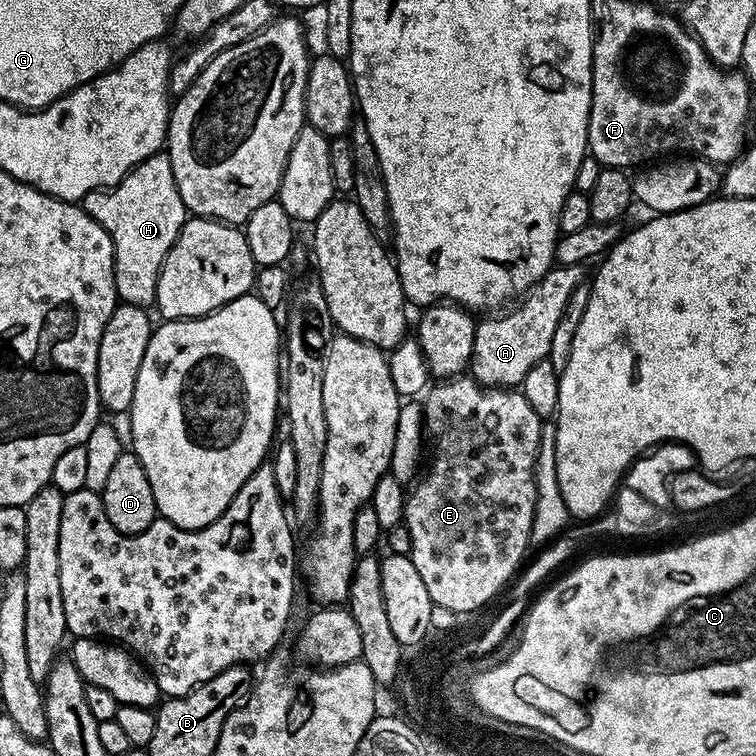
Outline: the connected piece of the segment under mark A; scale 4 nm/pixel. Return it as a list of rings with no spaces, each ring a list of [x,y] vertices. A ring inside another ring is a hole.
[[[583,264],[554,266],[535,286],[528,289],[519,303],[512,306],[517,308],[509,307],[499,314],[484,318],[489,320],[481,319],[474,334],[470,365],[472,379],[486,388],[515,389],[526,378],[530,366],[548,359],[550,342],[554,339],[554,330],[562,318],[562,310],[566,310],[566,302],[572,291],[579,284],[585,283],[584,271],[586,268]]]

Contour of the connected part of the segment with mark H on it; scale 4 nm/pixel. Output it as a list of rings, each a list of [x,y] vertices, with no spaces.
[[[166,154],[146,158],[141,164],[135,165],[132,171],[127,172],[113,188],[86,193],[82,207],[107,230],[112,239],[116,255],[114,278],[116,279],[117,297],[125,304],[133,304],[143,309],[155,305],[160,271],[166,254],[178,238],[182,223],[182,215],[180,216],[182,205],[170,158]]]

